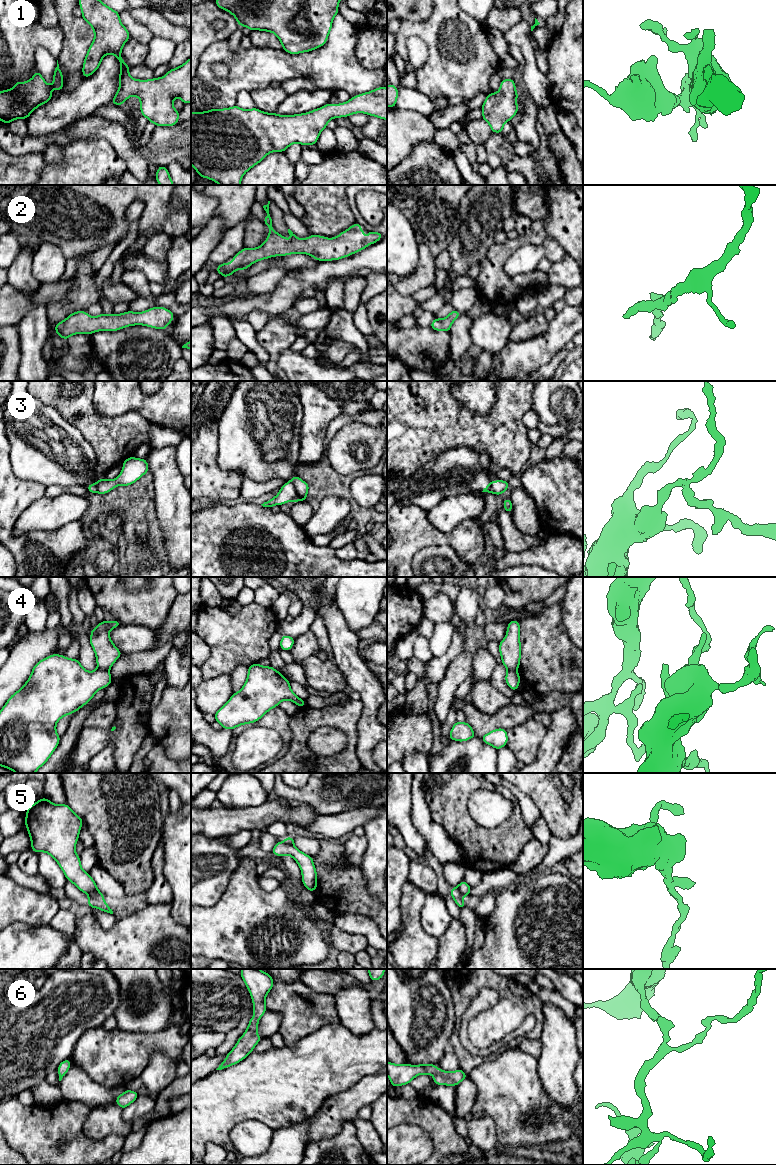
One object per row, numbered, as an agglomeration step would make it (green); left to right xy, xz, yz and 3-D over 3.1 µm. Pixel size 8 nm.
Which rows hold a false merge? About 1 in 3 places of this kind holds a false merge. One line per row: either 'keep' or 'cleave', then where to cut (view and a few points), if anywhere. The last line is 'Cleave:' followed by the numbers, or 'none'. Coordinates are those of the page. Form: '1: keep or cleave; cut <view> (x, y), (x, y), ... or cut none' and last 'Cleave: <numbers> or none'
1: keep; cut none
2: keep; cut none
3: cleave; cut xz (289, 482), (294, 487), (299, 500)
4: cleave; cut xy (98, 667), (108, 671)
5: cleave; cut xy (98, 890), (93, 890), (88, 894)
6: keep; cut none
Cleave: 3, 4, 5

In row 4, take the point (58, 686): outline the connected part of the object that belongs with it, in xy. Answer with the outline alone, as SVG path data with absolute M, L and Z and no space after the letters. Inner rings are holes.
M53 654L40 660L27 682L0 710L0 766L16 773L35 773L57 748L57 722L78 711L95 693L112 682L109 671L85 670L78 659Z

